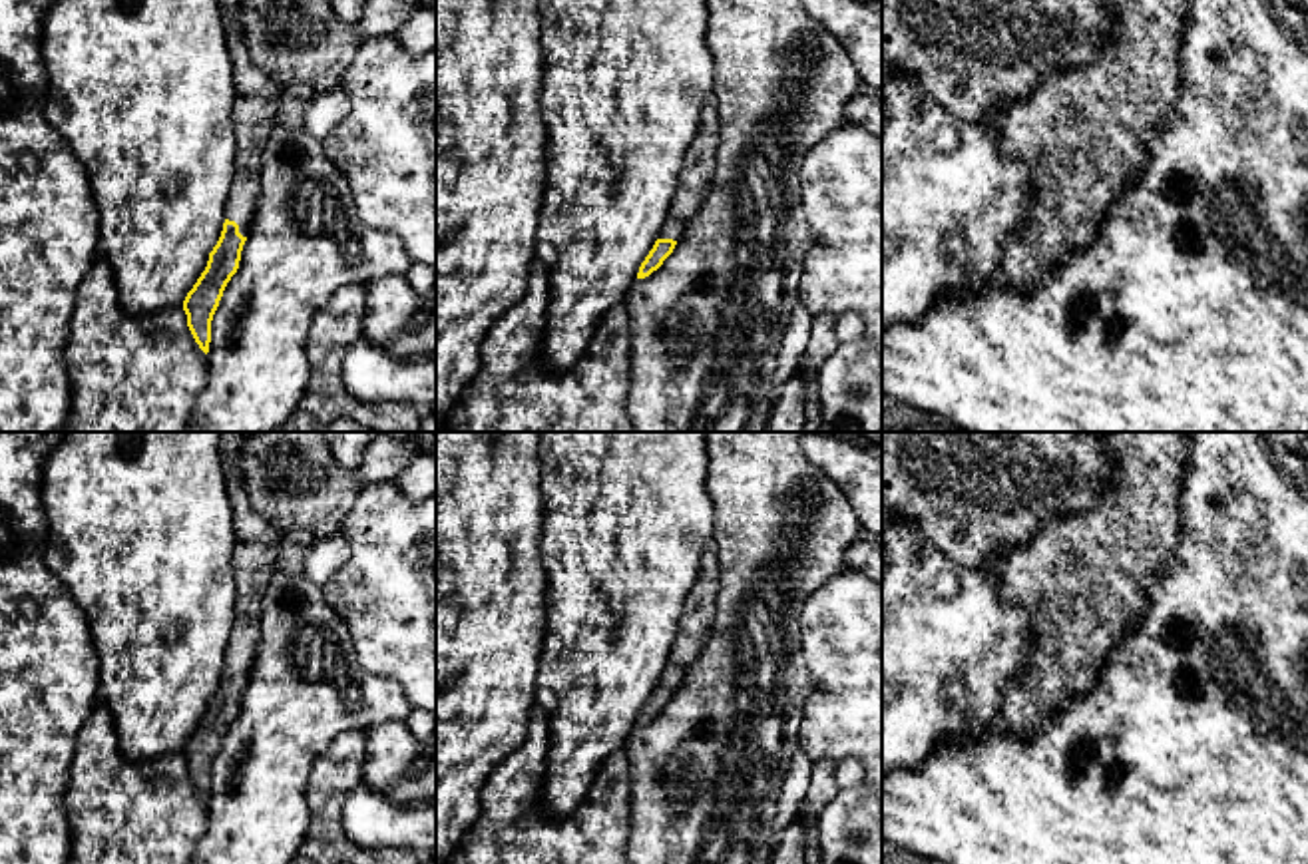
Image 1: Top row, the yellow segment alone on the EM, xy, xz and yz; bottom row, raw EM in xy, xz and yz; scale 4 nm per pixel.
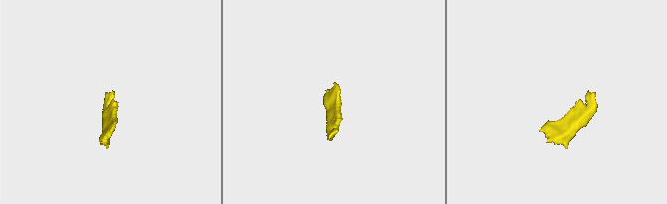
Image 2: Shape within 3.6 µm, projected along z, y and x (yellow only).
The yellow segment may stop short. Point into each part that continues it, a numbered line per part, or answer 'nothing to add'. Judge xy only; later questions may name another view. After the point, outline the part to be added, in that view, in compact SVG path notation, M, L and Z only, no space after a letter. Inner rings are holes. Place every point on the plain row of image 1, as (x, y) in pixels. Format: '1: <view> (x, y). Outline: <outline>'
1: xy (255, 540). Outline: M221 432L219 438L227 498L235 524L235 623L225 649L225 665L235 667L243 683L249 681L249 669L261 643L261 597L275 575L275 559L281 540L281 532L251 510L241 472L241 444L245 442L245 438L245 432Z

